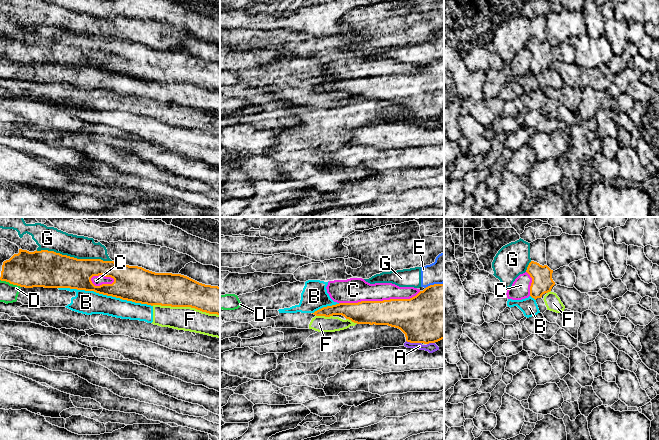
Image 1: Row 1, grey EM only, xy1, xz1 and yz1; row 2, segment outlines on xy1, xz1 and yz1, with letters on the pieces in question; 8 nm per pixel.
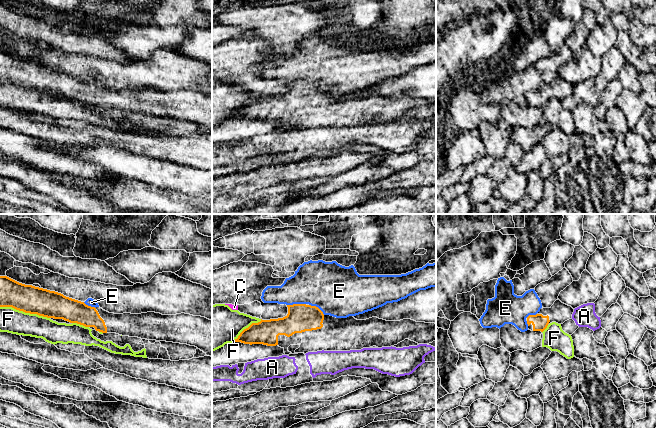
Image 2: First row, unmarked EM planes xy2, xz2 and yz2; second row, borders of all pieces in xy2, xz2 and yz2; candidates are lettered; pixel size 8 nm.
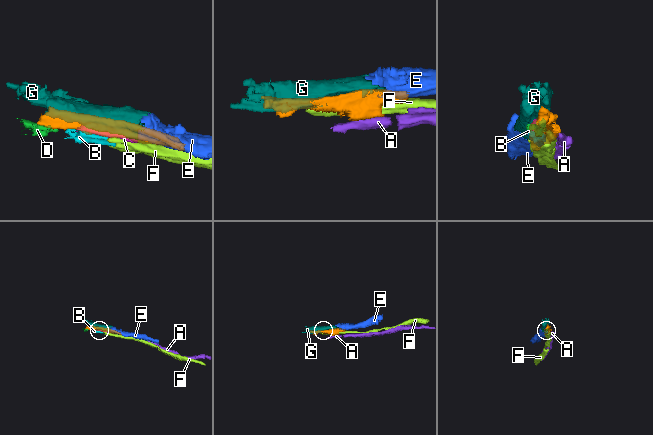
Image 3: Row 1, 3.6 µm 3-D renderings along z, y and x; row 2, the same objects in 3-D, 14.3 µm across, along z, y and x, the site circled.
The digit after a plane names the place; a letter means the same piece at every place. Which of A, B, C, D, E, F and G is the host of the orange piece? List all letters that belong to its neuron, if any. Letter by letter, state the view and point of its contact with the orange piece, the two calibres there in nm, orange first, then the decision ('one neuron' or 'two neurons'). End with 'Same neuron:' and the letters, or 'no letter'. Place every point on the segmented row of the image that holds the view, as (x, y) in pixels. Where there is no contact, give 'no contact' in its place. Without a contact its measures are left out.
A: contact xz1 (413, 342); calibres 420 and 80 nm; two neurons
B: contact xy1 (105, 294); calibres 280 and 190 nm; two neurons
C: contact xz1 (379, 301); calibres 260 and 200 nm; two neurons
D: contact xy1 (10, 283); calibres 280 and 140 nm; two neurons
E: contact xz2 (296, 304); calibres 220 and 360 nm; two neurons
F: contact xy1 (186, 306); calibres 280 and 190 nm; two neurons
G: contact xy1 (73, 257); calibres 300 and 190 nm; two neurons
Same neuron: no letter

